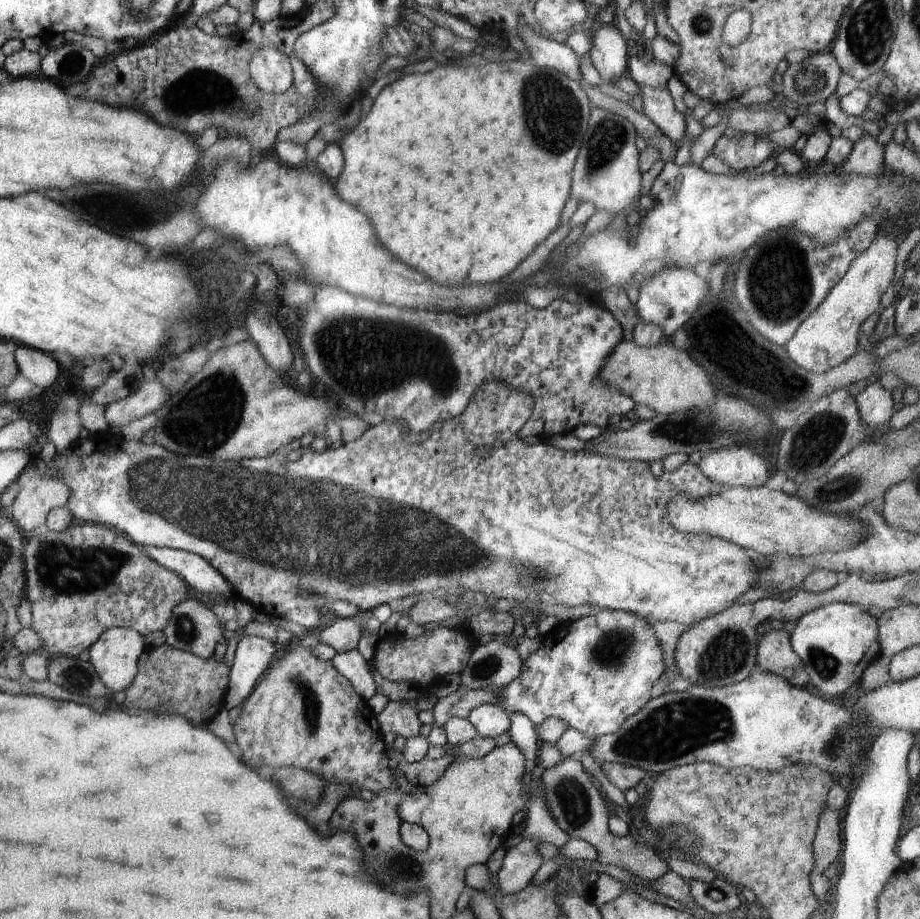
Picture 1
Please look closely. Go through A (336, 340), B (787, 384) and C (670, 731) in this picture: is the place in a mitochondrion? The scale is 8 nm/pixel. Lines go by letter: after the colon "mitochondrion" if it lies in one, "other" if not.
A: mitochondrion
B: other
C: mitochondrion

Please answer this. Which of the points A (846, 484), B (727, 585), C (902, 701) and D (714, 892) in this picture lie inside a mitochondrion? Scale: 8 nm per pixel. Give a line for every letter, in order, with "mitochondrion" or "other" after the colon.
A: mitochondrion
B: other
C: other
D: mitochondrion

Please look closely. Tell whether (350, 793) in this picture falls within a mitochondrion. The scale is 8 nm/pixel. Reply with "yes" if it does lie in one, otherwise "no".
no

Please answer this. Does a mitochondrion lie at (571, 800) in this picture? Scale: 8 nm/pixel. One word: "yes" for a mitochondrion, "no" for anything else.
yes

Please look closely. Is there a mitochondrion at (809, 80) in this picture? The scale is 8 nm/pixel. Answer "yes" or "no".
yes

